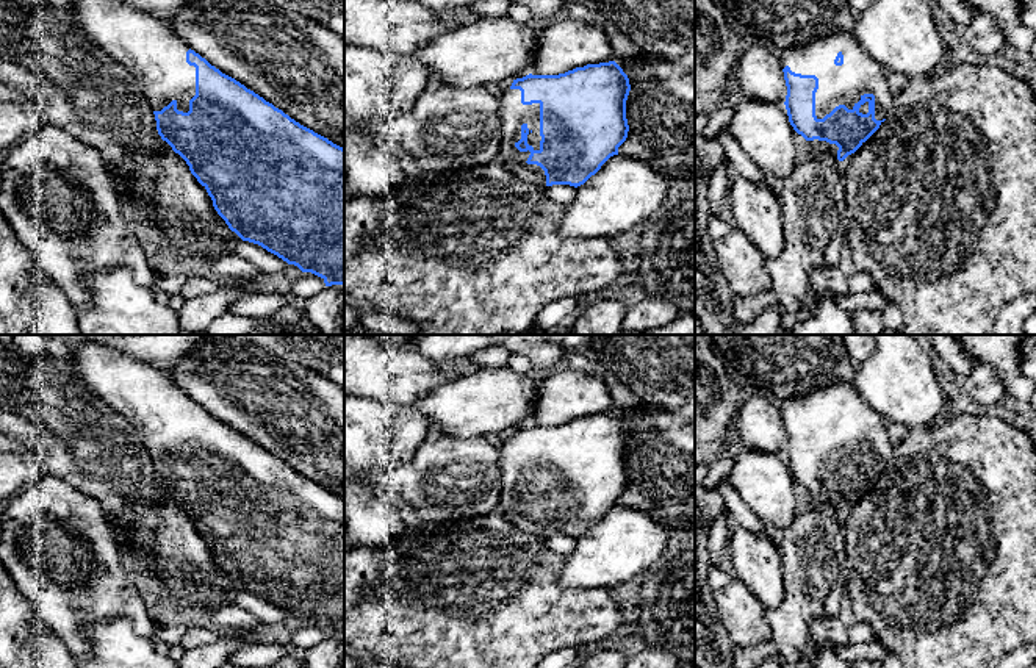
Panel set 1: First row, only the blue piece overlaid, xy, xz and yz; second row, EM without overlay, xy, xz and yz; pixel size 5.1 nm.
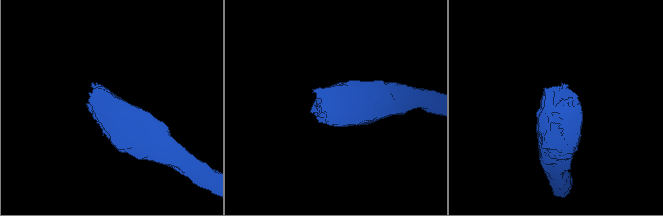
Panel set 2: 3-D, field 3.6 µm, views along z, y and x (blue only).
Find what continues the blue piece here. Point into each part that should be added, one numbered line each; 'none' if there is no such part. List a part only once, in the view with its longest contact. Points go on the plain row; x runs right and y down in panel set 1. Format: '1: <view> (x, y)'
1: xz (512, 465)

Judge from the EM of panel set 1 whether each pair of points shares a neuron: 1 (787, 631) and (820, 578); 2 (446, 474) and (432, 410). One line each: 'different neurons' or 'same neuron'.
1: same neuron
2: different neurons

